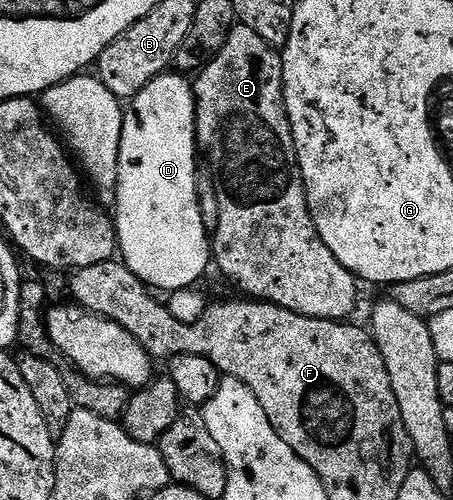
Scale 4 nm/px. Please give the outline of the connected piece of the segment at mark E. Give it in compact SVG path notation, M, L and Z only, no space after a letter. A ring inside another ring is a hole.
M237 23L231 29L231 33L227 33L227 41L223 45L223 49L219 49L217 56L206 67L202 67L199 74L192 80L191 83L193 89L193 99L197 103L197 150L202 156L205 155L209 158L209 163L213 166L213 172L211 172L211 178L214 183L217 184L217 196L219 197L219 225L217 230L211 239L211 255L215 260L215 267L218 267L227 278L233 283L238 283L243 290L246 291L246 296L252 297L257 301L264 301L267 303L273 303L277 307L282 307L288 311L294 311L296 315L306 315L312 319L331 319L334 321L345 321L350 318L349 314L357 307L357 286L359 286L358 280L354 275L346 269L343 265L339 265L339 261L331 253L331 249L327 249L327 245L323 245L323 241L317 238L317 230L313 224L313 218L309 212L309 206L307 205L307 197L305 196L305 182L301 176L301 170L297 164L297 150L293 144L293 130L289 124L289 118L285 112L285 94L283 93L283 65L281 64L281 51L278 48L271 46L267 41L263 41L263 37L259 37L259 33L255 33L255 29L247 29L247 25Z

